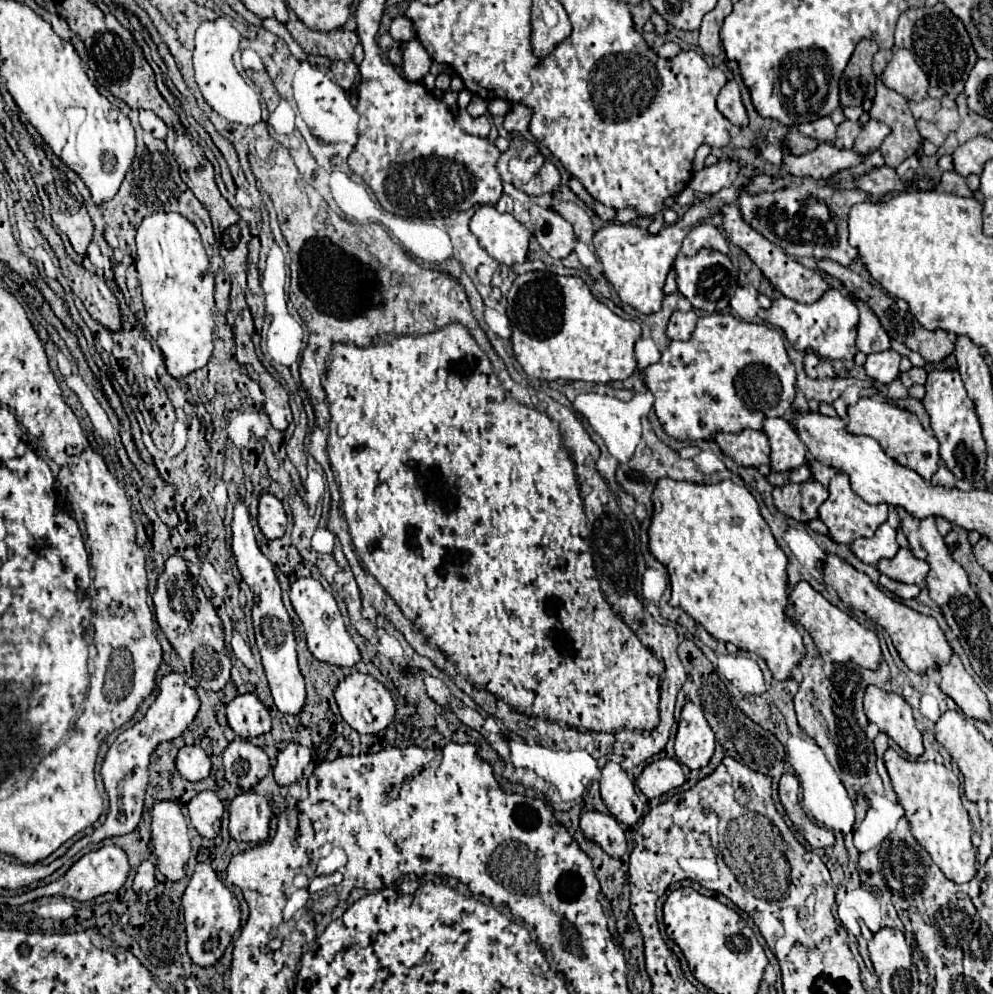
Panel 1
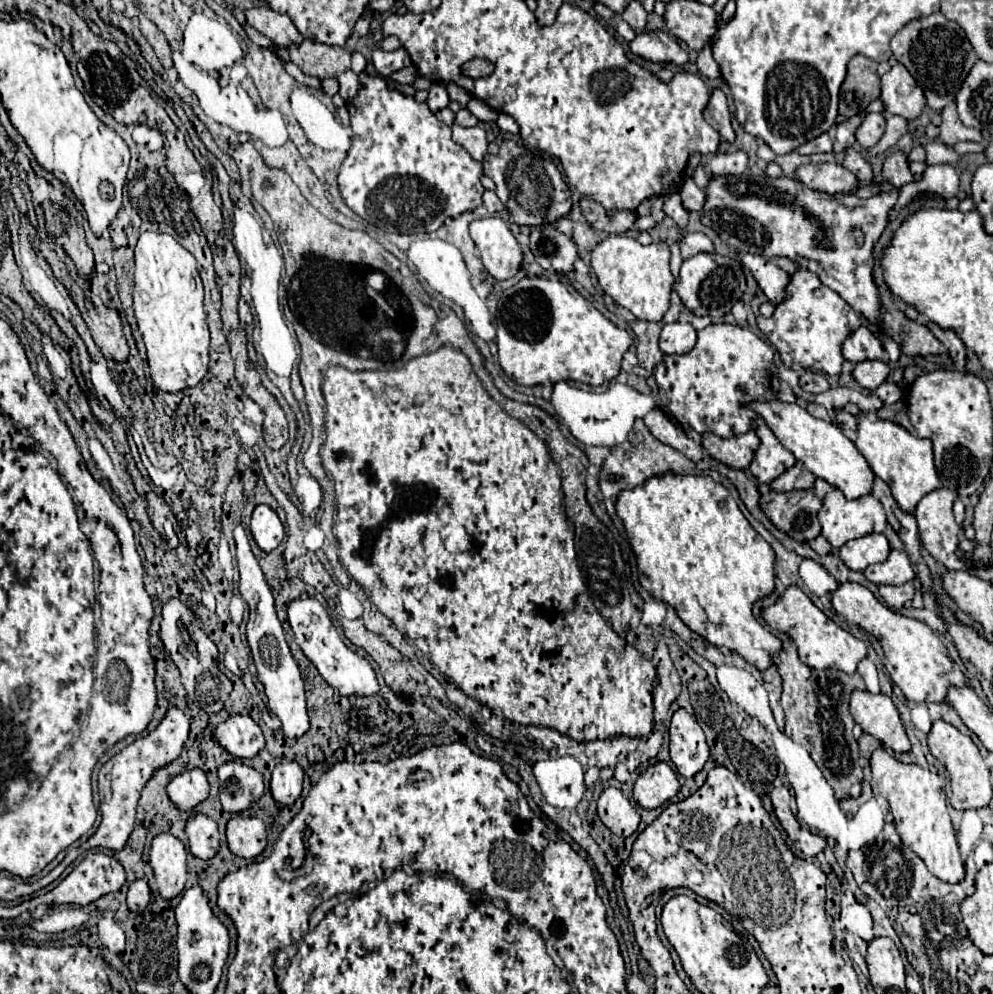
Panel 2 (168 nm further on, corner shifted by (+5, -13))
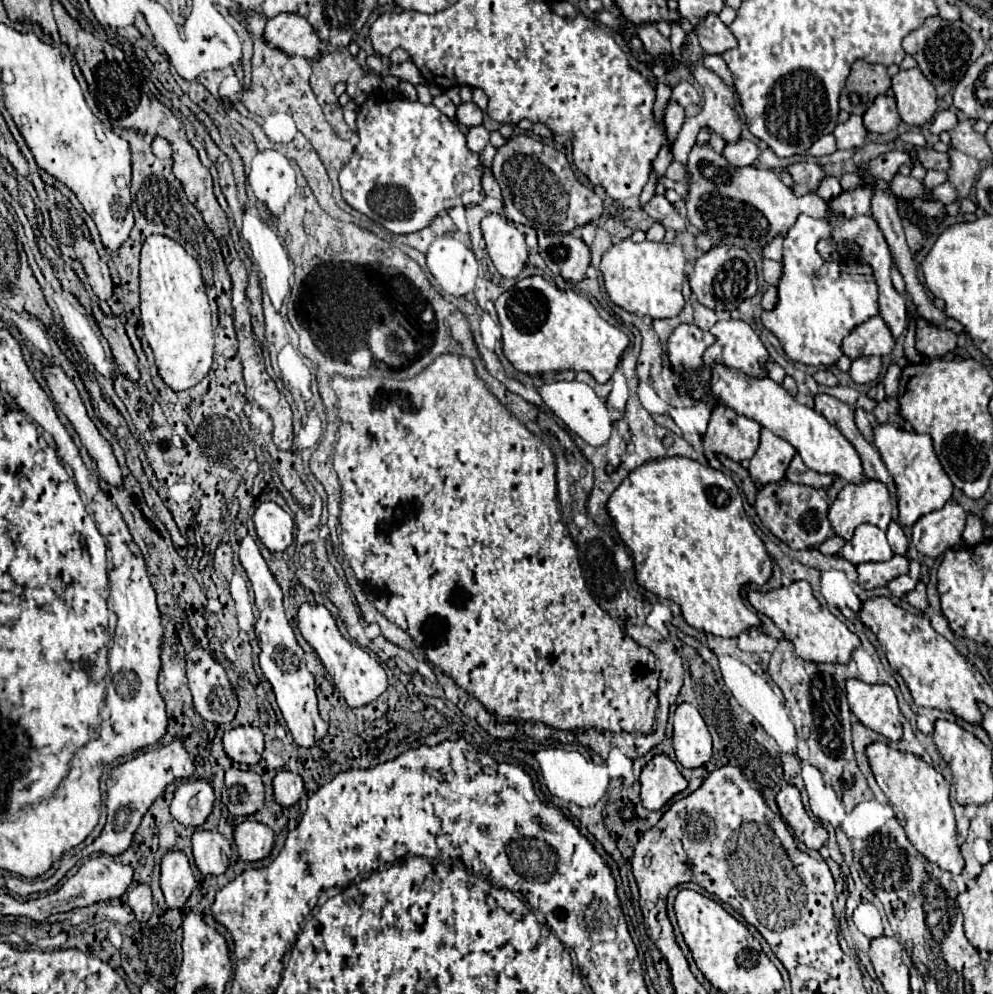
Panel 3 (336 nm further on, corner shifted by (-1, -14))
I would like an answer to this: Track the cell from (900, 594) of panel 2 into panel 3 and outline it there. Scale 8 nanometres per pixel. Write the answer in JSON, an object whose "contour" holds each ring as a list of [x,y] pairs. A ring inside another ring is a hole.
{"contour":[[[911,560],[909,562],[909,572],[907,574],[901,574],[901,576],[897,576],[897,578],[893,578],[889,584],[887,584],[887,588],[891,590],[891,594],[893,596],[897,596],[897,598],[903,598],[907,592],[911,592],[913,588],[915,588],[915,584],[919,582],[919,562],[917,560]]]}

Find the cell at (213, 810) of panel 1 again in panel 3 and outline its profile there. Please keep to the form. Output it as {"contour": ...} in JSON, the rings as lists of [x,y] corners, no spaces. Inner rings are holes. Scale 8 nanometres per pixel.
{"contour":[[[195,830],[193,834],[193,858],[201,874],[219,876],[225,874],[231,858],[231,846],[217,830]]]}

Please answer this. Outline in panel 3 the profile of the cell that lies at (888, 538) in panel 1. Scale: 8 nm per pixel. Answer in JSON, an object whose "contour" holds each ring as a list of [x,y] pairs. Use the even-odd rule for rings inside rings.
{"contour":[[[861,524],[861,528],[857,528],[853,538],[845,542],[841,556],[851,564],[885,562],[893,558],[893,550],[883,530],[873,528],[873,524]]]}

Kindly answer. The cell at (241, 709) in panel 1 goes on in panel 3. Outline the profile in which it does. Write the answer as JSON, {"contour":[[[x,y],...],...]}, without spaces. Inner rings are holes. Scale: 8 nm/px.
{"contour":[[[237,726],[223,736],[225,754],[239,764],[257,764],[263,754],[263,732],[253,726]]]}

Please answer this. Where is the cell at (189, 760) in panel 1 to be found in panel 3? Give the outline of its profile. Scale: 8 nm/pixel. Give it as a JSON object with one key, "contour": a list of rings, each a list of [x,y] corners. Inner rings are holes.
{"contour":[[[205,780],[183,782],[175,790],[175,798],[171,802],[171,816],[191,828],[199,828],[213,810],[213,788]]]}

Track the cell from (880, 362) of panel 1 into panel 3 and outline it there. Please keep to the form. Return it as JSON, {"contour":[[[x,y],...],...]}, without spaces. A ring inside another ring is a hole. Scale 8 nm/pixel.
{"contour":[[[861,356],[855,358],[851,364],[851,378],[857,384],[873,382],[881,372],[881,358],[879,356]]]}

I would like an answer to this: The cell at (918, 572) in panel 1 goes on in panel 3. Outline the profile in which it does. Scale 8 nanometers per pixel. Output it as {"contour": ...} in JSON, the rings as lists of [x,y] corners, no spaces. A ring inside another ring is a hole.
{"contour":[[[893,556],[887,562],[865,562],[857,564],[859,586],[863,590],[873,590],[885,586],[893,578],[909,572],[909,560],[905,556]]]}

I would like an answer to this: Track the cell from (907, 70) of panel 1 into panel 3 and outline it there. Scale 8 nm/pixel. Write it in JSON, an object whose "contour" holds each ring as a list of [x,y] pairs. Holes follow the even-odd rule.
{"contour":[[[919,68],[901,70],[893,76],[893,92],[899,106],[899,116],[909,126],[923,126],[937,112],[937,94],[933,84],[925,80]]]}

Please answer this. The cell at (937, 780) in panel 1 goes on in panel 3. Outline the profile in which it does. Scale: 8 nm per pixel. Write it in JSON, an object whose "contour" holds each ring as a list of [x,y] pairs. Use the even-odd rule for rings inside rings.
{"contour":[[[885,742],[869,744],[865,748],[865,754],[879,788],[885,792],[895,818],[905,828],[907,838],[917,848],[917,852],[921,852],[929,862],[935,862],[941,870],[959,874],[965,862],[959,852],[955,816],[949,804],[949,782],[919,756],[893,750]]]}

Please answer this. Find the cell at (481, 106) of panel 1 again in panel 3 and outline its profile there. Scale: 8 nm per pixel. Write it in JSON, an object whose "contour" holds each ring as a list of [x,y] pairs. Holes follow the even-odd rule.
{"contour":[[[465,102],[465,104],[457,106],[457,120],[459,120],[459,124],[463,124],[467,128],[473,128],[473,126],[481,124],[483,112],[473,102]]]}

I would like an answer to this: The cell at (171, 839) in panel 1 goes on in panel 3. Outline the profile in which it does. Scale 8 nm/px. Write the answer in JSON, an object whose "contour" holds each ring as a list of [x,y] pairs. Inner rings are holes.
{"contour":[[[169,850],[161,862],[161,890],[169,908],[183,908],[197,880],[181,850]]]}

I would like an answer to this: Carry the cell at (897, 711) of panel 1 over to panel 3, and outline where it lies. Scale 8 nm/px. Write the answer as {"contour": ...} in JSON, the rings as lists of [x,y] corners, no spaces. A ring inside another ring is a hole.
{"contour":[[[849,678],[845,686],[851,712],[861,724],[887,736],[889,740],[899,740],[903,736],[899,722],[901,712],[895,692],[889,684],[867,684],[859,678]]]}

